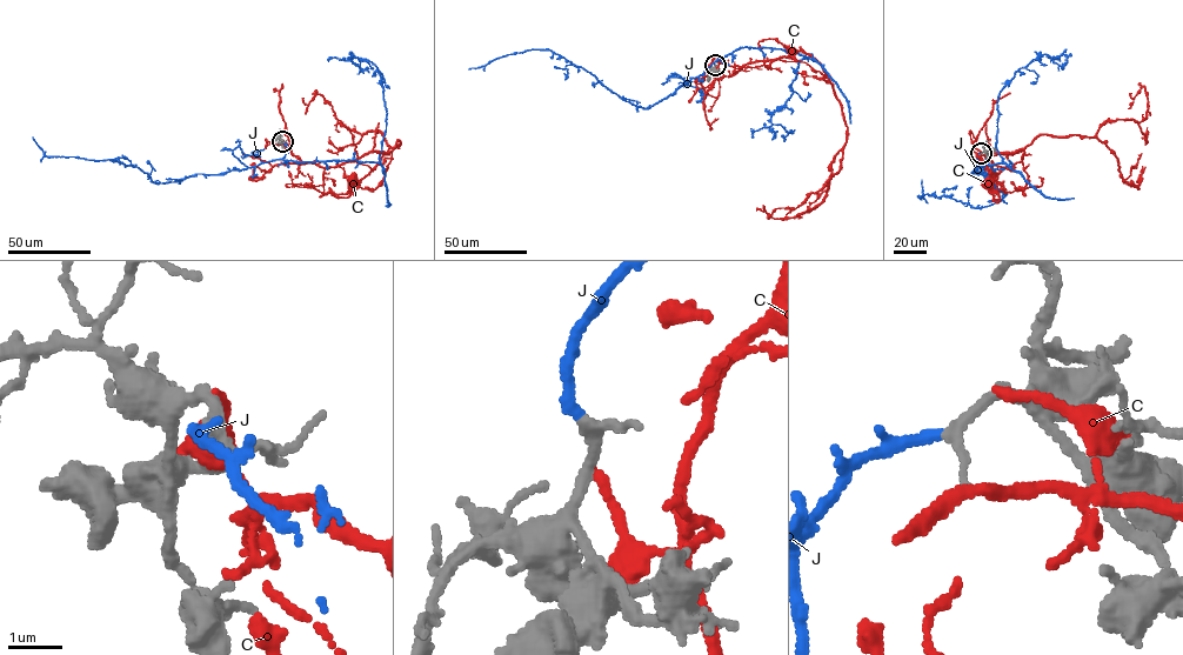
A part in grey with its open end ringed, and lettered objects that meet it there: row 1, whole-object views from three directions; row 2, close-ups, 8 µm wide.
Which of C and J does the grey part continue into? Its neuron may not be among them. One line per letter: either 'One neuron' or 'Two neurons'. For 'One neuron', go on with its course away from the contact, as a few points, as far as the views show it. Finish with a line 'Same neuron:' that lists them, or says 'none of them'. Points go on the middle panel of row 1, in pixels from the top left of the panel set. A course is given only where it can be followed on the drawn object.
C: Two neurons
J: One neuron. Its course: (715, 65), (720, 58), (701, 74), (647, 108), (623, 100), (594, 75), (550, 49), (510, 53), (468, 69)
Same neuron: J

